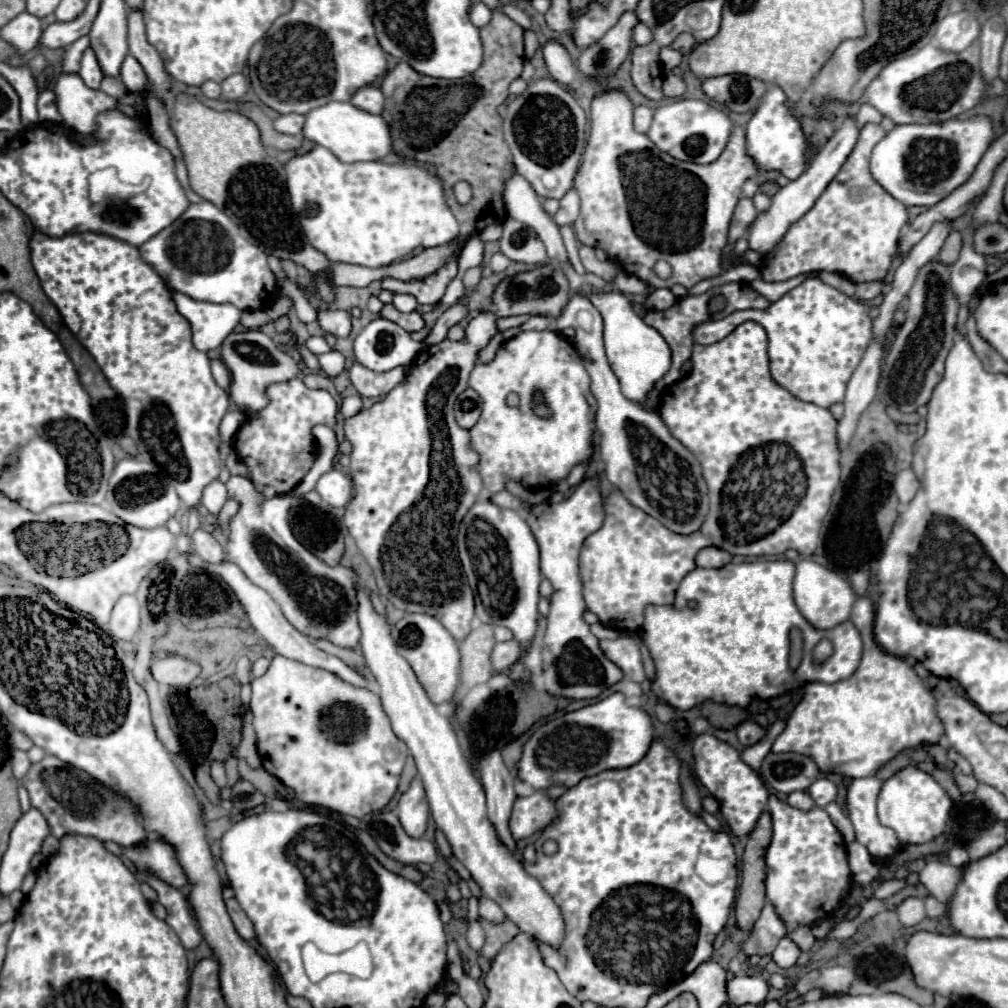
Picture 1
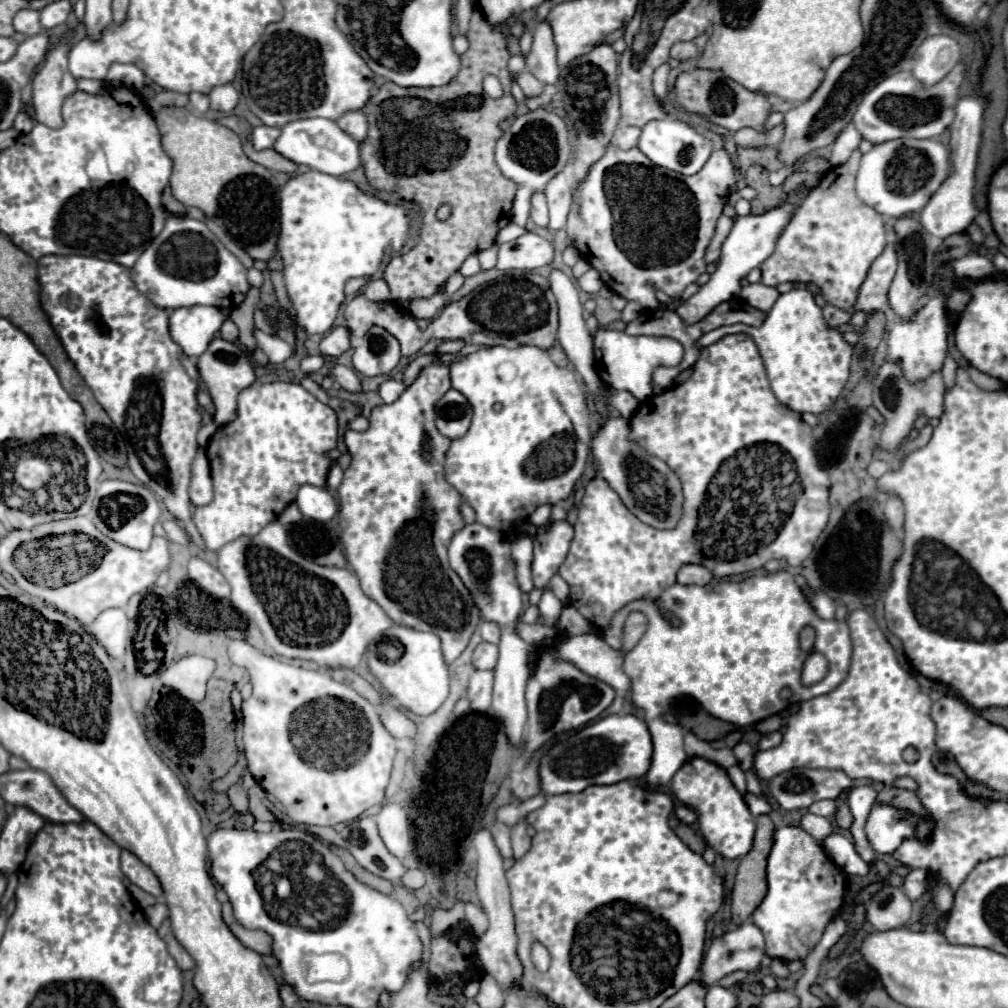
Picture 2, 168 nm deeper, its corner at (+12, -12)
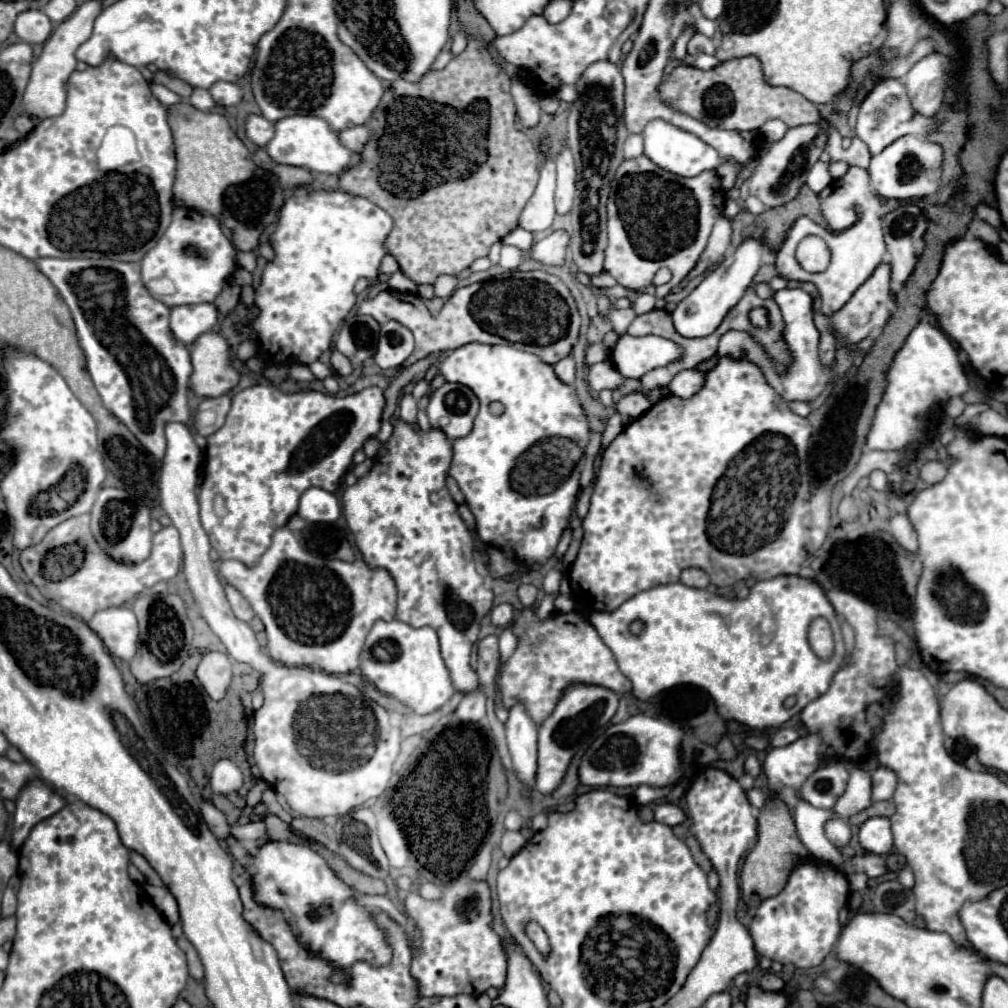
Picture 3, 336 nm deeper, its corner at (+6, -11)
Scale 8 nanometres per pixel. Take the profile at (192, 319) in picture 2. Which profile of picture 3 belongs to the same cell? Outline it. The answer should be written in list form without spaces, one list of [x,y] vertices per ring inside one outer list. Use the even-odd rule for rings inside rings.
[[[198,303],[198,305],[180,305],[172,307],[170,313],[170,329],[178,341],[190,345],[202,333],[208,333],[218,323],[218,311],[214,303]]]

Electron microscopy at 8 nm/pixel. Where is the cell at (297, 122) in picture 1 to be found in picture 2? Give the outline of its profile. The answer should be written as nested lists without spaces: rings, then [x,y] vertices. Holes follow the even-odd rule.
[[[258,126],[252,132],[252,142],[256,150],[266,150],[272,148],[276,138],[280,136],[280,128],[270,128],[270,126]]]

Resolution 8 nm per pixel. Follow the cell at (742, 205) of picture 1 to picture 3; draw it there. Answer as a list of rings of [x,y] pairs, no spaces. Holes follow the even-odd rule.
[[[720,215],[718,221],[716,221],[716,225],[714,225],[714,229],[712,229],[712,235],[710,235],[710,239],[708,239],[708,245],[706,245],[704,253],[702,253],[702,257],[700,257],[698,263],[696,263],[696,267],[680,281],[670,293],[682,291],[694,277],[702,275],[708,267],[712,267],[714,263],[718,263],[718,261],[722,259],[722,255],[726,253],[726,249],[730,247],[730,237],[732,237],[730,219],[724,217],[724,215]]]

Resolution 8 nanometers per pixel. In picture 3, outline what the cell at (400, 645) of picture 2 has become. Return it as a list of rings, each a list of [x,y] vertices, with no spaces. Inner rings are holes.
[[[398,619],[374,623],[360,653],[360,671],[378,691],[392,695],[418,715],[440,709],[456,693],[440,655],[436,631],[432,627],[414,629]]]

